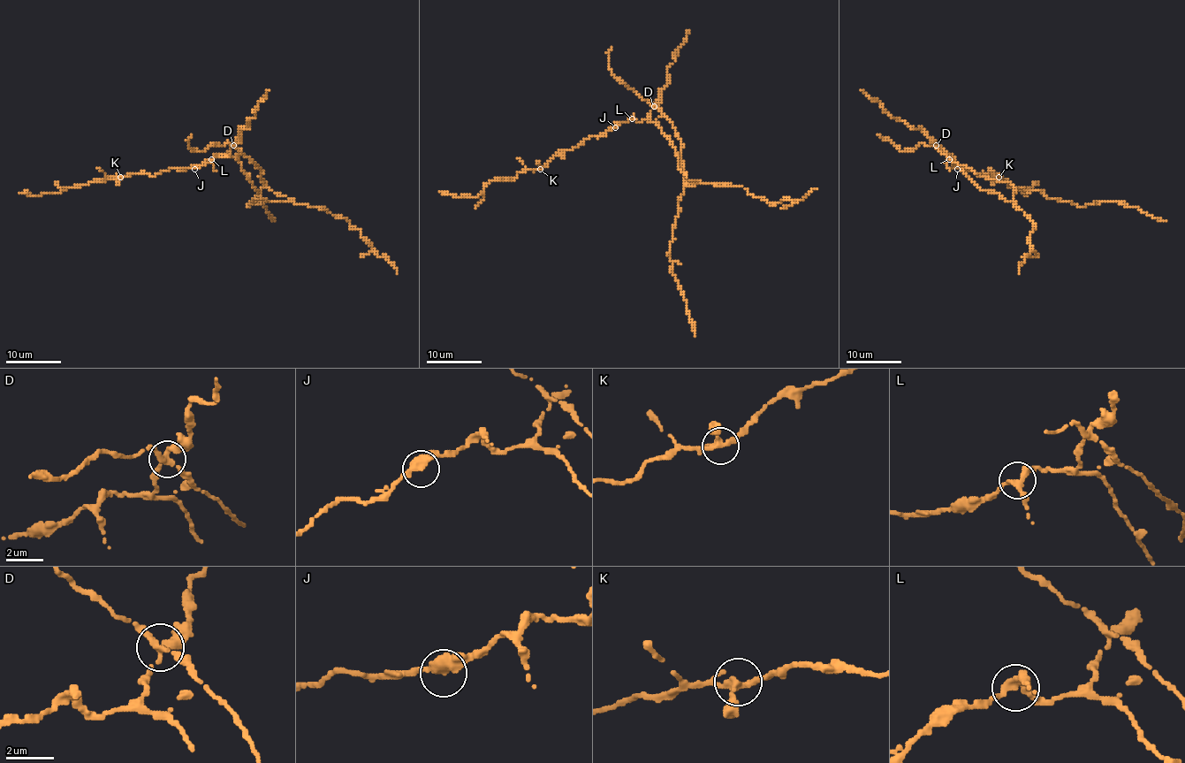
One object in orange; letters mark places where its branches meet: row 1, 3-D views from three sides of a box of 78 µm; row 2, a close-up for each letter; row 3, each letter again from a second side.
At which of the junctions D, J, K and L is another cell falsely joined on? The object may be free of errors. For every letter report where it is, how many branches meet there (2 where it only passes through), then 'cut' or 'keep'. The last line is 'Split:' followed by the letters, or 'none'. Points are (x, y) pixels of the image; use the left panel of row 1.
D: place (233, 145); branches 4; cut
J: place (194, 169); branches 2; keep
K: place (120, 177); branches 4; keep
L: place (211, 159); branches 3; keep
Split: D

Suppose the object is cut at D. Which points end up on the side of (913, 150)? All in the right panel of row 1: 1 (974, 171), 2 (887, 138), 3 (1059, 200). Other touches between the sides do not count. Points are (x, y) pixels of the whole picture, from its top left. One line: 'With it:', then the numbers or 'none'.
With it: 1, 2, 3

